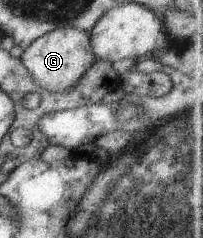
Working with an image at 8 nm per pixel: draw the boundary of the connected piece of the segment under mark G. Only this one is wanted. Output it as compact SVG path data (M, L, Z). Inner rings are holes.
M61 27L42 34L25 47L20 56L33 82L52 93L60 93L71 88L91 66L94 58L89 35L75 27Z

